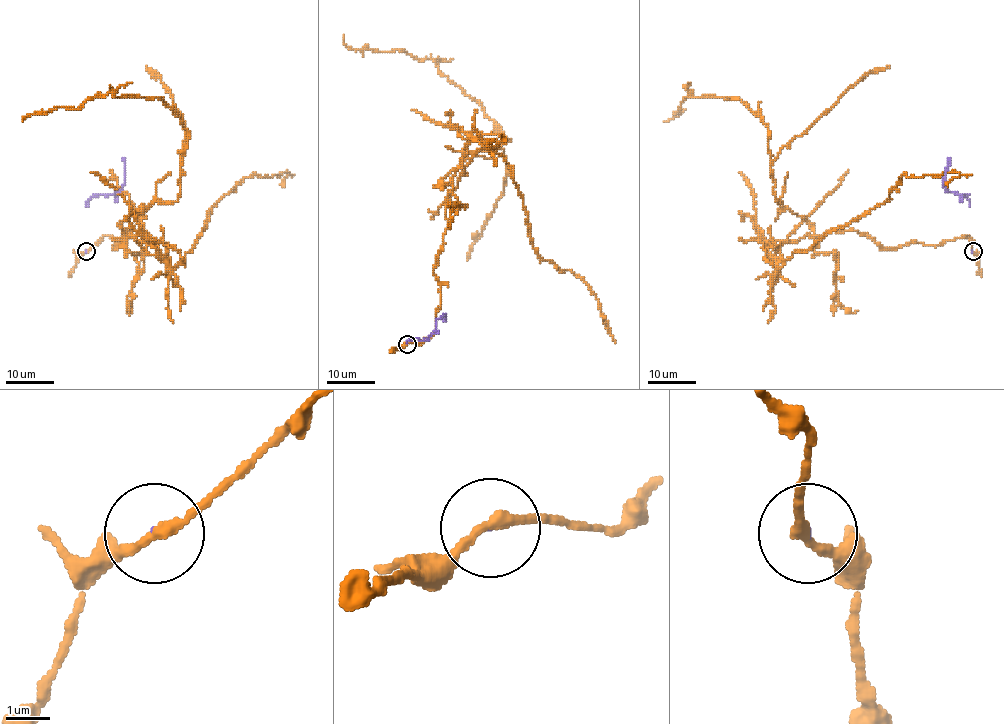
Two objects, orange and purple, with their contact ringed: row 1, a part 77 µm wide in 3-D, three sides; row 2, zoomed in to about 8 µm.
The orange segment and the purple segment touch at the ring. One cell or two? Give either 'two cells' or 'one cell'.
two cells

